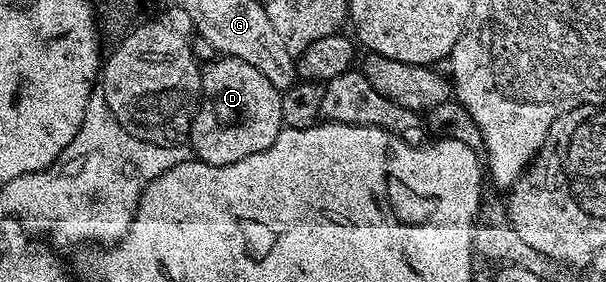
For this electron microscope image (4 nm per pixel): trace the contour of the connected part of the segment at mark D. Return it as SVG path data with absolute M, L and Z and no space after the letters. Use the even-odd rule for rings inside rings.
M216 57L202 68L203 97L195 119L191 123L189 146L194 158L209 165L229 165L233 161L241 161L241 157L249 157L249 153L261 153L261 149L269 149L273 141L277 141L280 131L284 130L281 117L282 94L253 65L245 65L240 59Z

